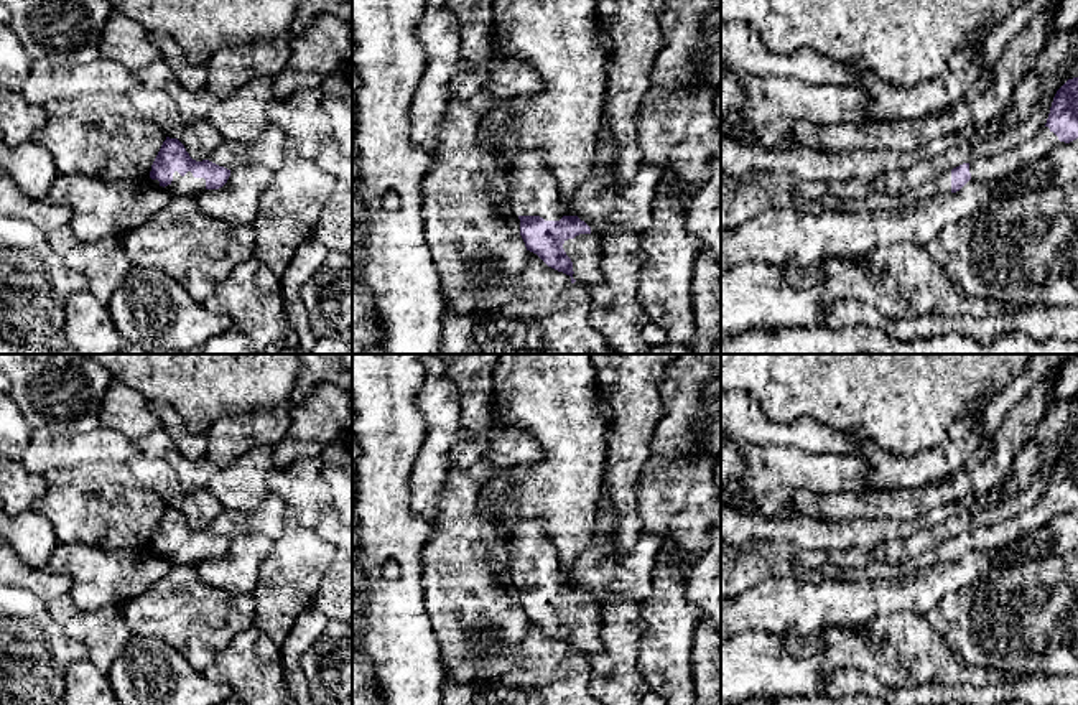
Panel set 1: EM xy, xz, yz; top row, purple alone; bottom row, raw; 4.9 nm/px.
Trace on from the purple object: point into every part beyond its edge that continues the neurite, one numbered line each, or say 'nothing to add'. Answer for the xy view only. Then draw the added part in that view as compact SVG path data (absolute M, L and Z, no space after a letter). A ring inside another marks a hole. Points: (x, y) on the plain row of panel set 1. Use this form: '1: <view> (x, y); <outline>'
1: xy (188, 554); M174 540L173 550L166 557L171 562L171 567L178 567L178 565L197 567L197 563L206 558L206 549L194 547L191 540L188 540L184 545Z

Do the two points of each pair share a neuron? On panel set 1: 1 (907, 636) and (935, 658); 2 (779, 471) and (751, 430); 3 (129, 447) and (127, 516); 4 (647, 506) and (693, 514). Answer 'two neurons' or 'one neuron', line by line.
1: one neuron
2: two neurons
3: two neurons
4: one neuron

